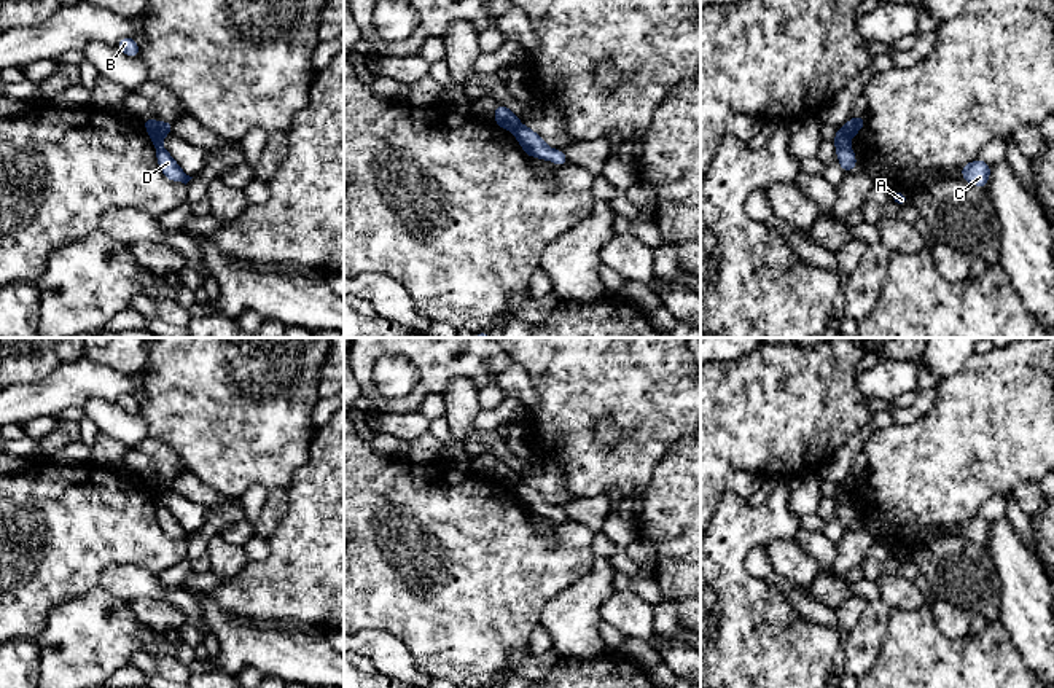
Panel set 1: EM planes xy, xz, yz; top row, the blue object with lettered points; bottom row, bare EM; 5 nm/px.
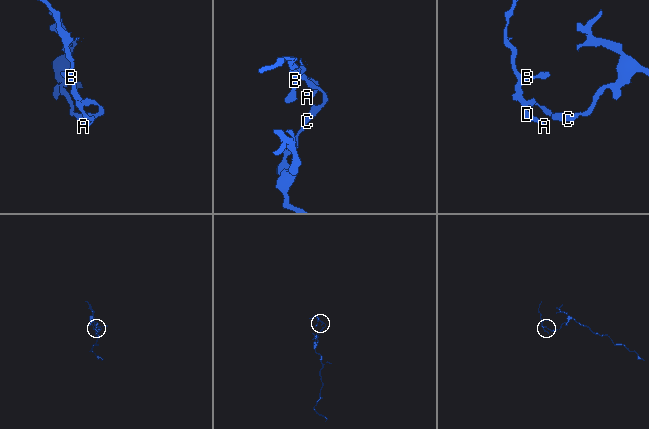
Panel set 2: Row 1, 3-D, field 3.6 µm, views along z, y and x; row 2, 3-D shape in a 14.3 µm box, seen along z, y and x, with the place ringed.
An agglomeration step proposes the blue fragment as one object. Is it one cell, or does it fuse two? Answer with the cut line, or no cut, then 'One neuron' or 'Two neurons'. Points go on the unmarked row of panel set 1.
Split along xy (156, 478), (163, 492). Two neurons

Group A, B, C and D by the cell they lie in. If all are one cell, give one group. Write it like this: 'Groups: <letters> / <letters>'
Groups: A B D / C

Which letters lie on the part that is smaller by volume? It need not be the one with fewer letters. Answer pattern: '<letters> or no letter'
A, B, D

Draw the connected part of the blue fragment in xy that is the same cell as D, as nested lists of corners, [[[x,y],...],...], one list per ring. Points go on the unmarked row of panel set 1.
[[[146,475],[142,476],[142,479],[156,505],[156,516],[164,534],[170,538],[182,538],[186,541],[193,534],[186,532],[177,518],[170,513],[170,510],[162,503],[164,492],[158,483],[158,478]]]

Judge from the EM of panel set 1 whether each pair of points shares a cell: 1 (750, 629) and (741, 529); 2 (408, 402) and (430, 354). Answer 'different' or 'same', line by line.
1: same
2: same

